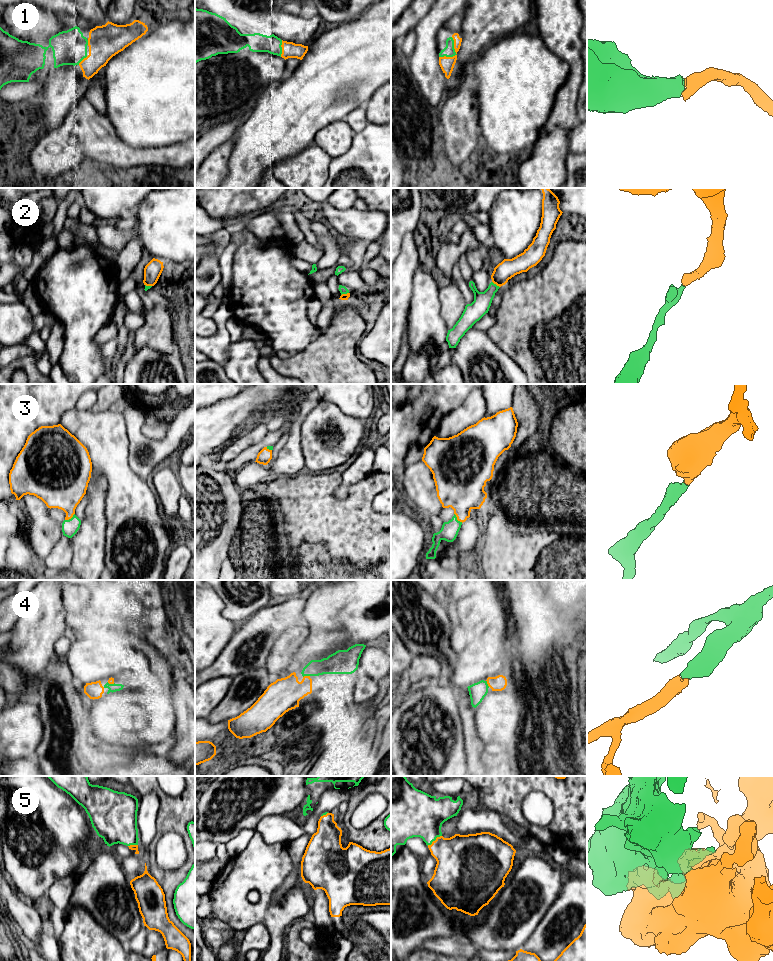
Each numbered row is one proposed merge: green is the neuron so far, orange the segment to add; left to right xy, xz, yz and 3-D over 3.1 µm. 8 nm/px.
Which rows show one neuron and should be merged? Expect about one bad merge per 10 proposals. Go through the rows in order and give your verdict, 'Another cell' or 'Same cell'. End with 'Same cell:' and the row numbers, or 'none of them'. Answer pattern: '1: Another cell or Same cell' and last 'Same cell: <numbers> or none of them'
1: Same cell
2: Same cell
3: Same cell
4: Same cell
5: Same cell
Same cell: 1, 2, 3, 4, 5

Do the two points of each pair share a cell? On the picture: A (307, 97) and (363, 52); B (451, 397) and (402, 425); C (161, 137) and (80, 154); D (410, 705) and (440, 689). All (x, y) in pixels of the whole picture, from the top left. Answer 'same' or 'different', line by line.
A: same
B: same
C: different
D: same

